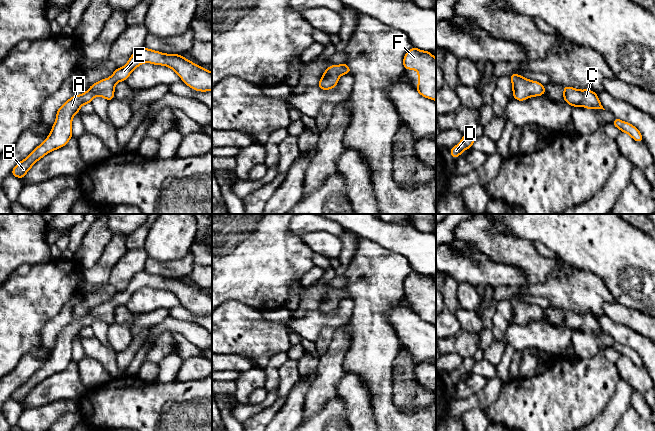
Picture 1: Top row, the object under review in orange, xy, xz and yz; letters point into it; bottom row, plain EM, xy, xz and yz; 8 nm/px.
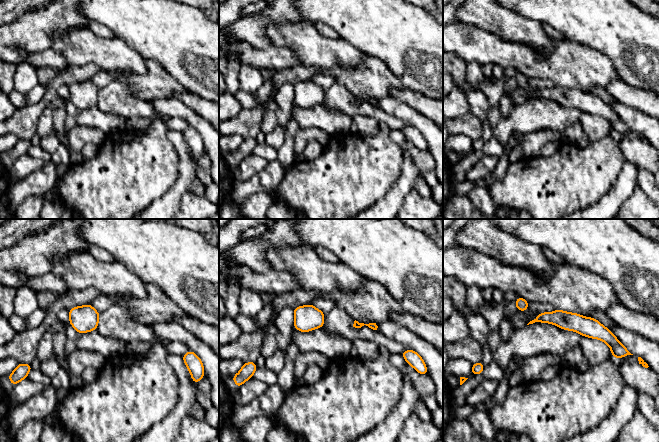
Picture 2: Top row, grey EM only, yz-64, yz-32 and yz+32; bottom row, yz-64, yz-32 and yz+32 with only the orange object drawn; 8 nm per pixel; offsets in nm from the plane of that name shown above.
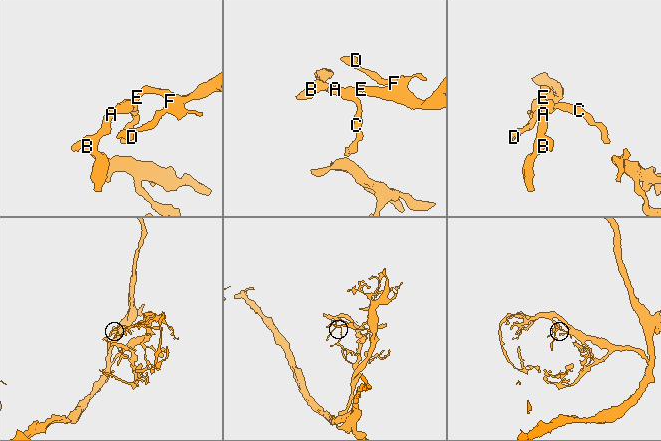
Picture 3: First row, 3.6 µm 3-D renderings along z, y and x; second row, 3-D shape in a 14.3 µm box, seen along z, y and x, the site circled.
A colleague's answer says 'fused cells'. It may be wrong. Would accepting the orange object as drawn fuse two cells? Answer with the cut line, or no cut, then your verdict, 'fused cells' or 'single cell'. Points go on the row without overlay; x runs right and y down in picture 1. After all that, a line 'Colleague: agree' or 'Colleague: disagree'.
cut none; single cell
Colleague: disagree

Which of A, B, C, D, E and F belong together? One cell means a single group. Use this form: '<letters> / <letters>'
A B C D E F

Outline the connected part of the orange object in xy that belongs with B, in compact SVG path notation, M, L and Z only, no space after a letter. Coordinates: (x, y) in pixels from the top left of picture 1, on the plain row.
M142 270L132 278L127 288L122 292L117 292L110 302L96 306L89 311L87 316L78 320L73 319L65 326L56 337L57 342L49 360L27 382L13 392L11 399L24 402L36 385L49 376L65 370L73 360L72 343L80 335L80 331L83 328L90 328L96 320L101 320L108 325L114 323L116 307L125 305L135 292L145 286L172 292L182 305L194 314L201 316L212 314L212 296L188 285L179 278L164 278Z

